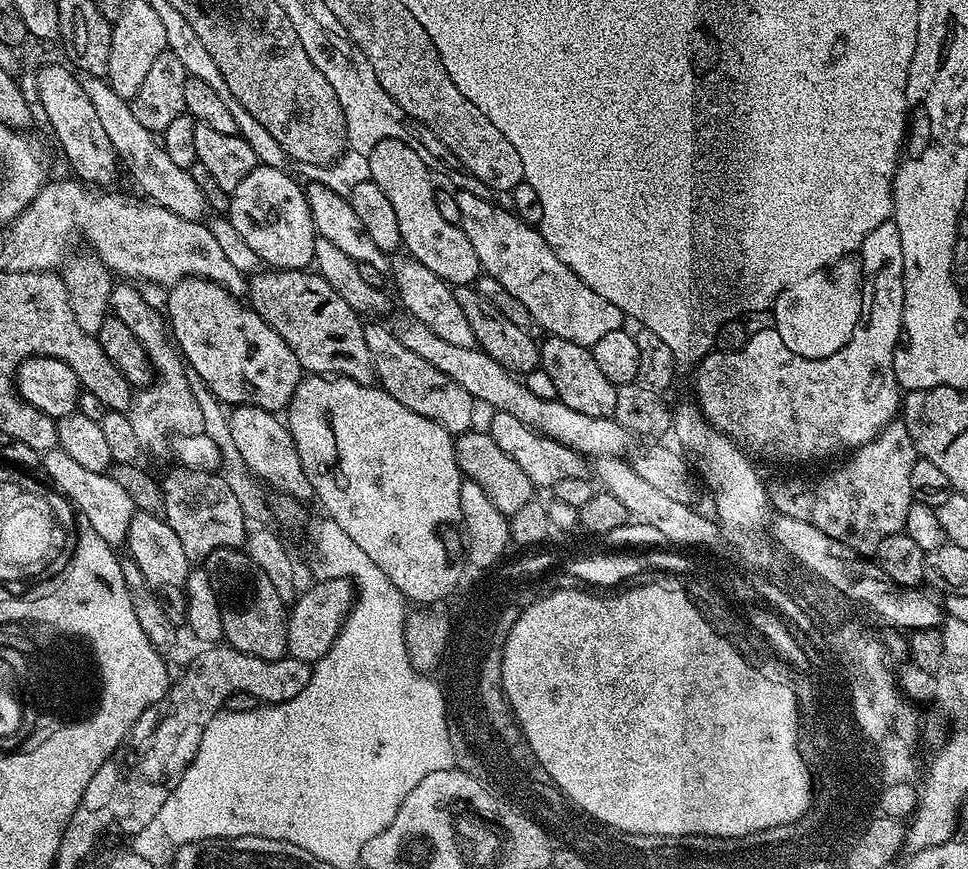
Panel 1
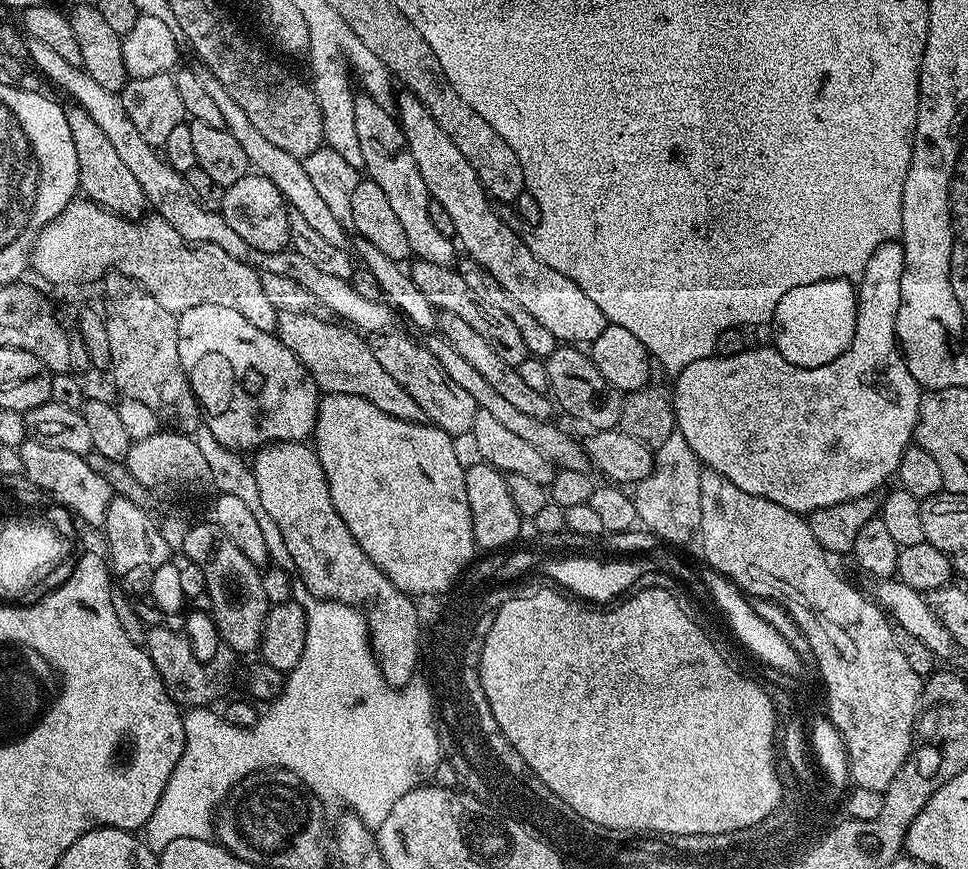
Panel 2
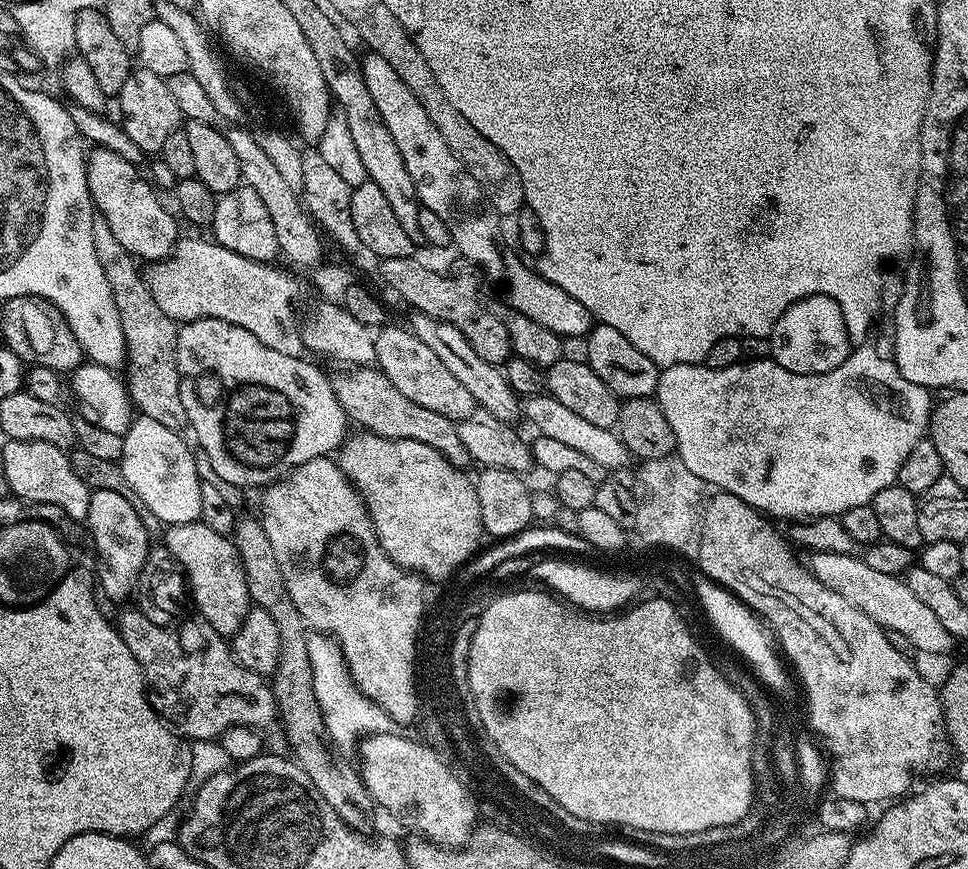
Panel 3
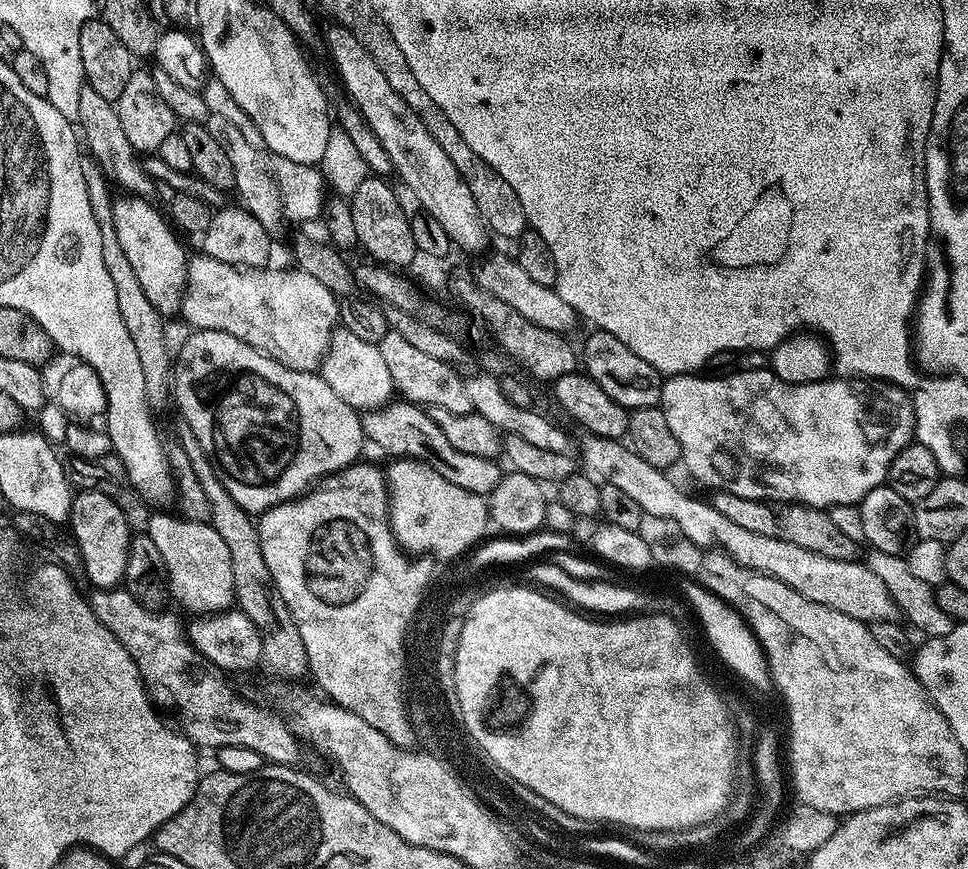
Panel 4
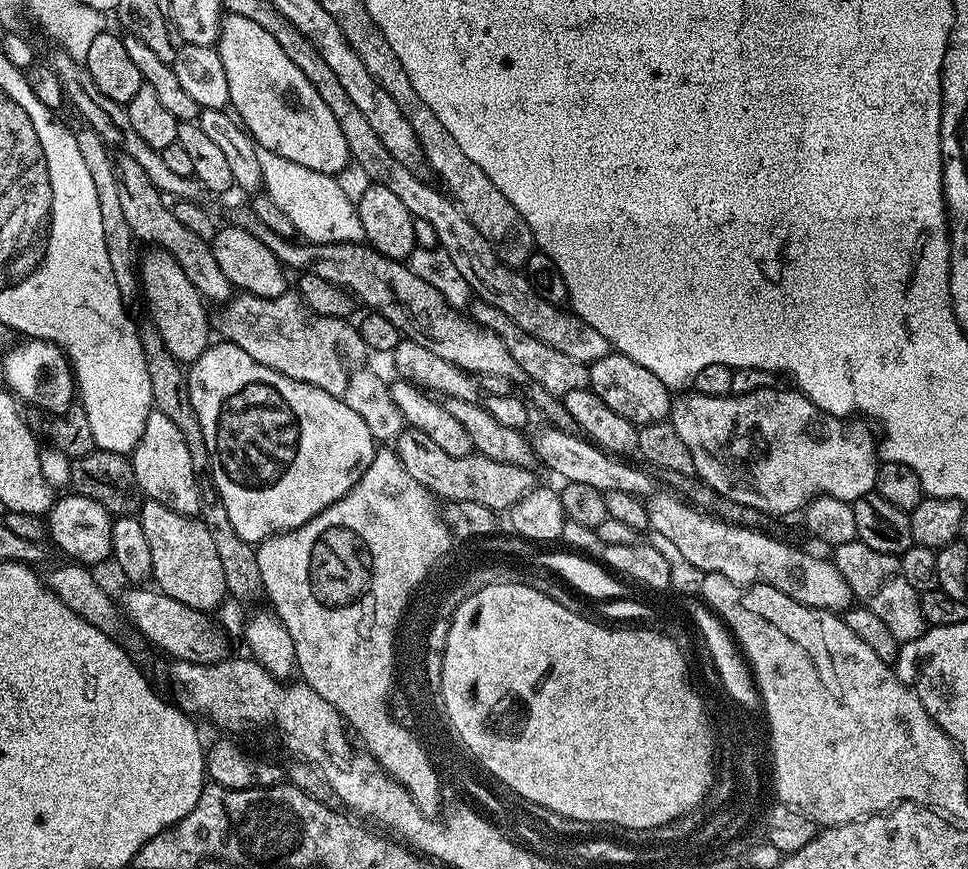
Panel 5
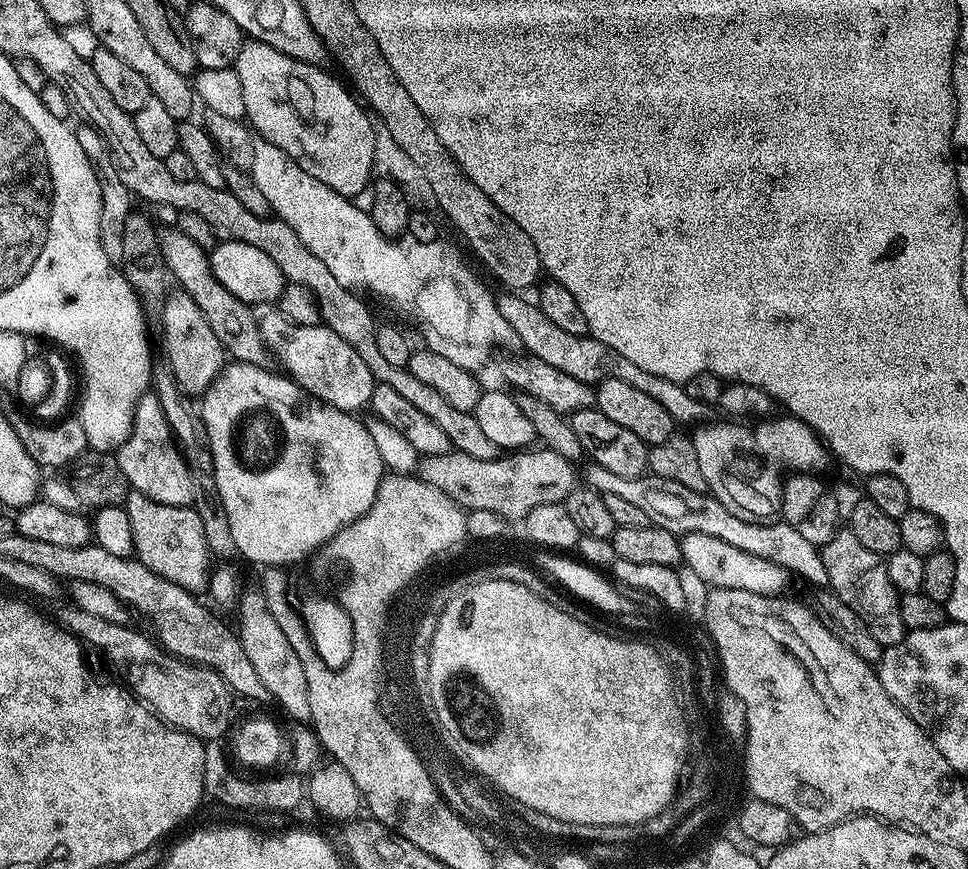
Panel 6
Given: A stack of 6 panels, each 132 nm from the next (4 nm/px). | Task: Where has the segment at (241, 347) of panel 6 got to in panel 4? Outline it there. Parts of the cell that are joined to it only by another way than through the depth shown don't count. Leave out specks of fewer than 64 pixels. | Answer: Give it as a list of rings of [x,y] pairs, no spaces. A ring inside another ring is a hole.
[[[86,86],[82,90],[82,99],[78,105],[78,128],[87,151],[99,162],[104,174],[117,189],[120,187],[125,193],[140,199],[152,198],[151,195],[158,189],[157,183],[146,172],[143,159],[126,139],[126,133],[122,131],[122,122],[118,122],[116,105],[113,101],[102,98],[98,90]]]

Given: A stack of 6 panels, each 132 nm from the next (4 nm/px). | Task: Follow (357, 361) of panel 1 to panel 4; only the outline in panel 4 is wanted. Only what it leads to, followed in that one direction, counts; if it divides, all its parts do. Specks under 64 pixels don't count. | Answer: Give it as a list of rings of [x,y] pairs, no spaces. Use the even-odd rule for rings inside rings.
[[[407,402],[396,403],[386,404],[383,410],[363,413],[364,434],[369,445],[377,444],[382,451],[389,452],[389,457],[392,458],[420,460],[423,464],[429,464],[431,468],[438,470],[438,474],[442,474],[442,478],[454,482],[454,486],[462,486],[462,490],[470,490],[470,494],[487,497],[496,489],[502,475],[502,469],[499,468],[496,460],[478,458],[478,454],[462,454],[462,450],[454,450],[454,446],[450,446],[450,441],[446,439],[446,434],[438,430],[438,422],[434,422],[434,418],[430,418],[421,405]]]

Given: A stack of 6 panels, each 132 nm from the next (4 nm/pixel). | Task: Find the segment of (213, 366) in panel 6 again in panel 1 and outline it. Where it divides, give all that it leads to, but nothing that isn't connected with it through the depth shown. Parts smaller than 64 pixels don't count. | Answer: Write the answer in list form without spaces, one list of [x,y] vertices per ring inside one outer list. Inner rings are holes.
[[[48,64],[36,76],[36,96],[40,99],[40,108],[44,111],[44,116],[48,119],[48,124],[52,127],[52,132],[56,135],[69,166],[72,167],[71,175],[88,186],[111,185],[108,183],[115,178],[116,168],[118,169],[115,148],[110,144],[109,135],[102,130],[102,125],[98,122],[94,105],[80,84],[81,77],[71,67],[61,64]]]

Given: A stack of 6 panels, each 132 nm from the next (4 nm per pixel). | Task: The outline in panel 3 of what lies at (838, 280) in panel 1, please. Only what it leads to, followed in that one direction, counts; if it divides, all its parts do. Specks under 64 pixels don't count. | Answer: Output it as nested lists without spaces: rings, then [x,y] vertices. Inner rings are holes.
[[[826,295],[807,296],[791,304],[778,318],[768,341],[771,359],[796,374],[828,373],[837,369],[852,349],[841,307]]]

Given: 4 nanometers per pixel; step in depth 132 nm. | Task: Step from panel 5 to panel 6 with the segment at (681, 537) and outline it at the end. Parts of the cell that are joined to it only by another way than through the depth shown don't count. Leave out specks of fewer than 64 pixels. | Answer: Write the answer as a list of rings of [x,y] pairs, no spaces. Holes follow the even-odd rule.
[[[694,533],[684,536],[680,541],[684,555],[683,563],[687,571],[702,578],[702,582],[712,588],[729,588],[730,590],[750,590],[750,594],[776,596],[790,580],[787,572],[770,561],[754,557],[744,550],[736,548],[718,538]]]

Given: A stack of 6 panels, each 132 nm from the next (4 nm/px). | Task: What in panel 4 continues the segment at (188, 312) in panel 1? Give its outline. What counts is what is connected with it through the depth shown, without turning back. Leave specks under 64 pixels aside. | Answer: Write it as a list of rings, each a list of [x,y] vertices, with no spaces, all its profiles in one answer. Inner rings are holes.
[[[196,330],[191,334],[193,336],[180,348],[180,357],[177,360],[175,357],[174,379],[170,384],[170,392],[174,397],[174,404],[176,400],[177,406],[180,407],[179,419],[186,421],[190,430],[194,430],[194,434],[198,434],[198,442],[202,442],[202,450],[206,450],[206,454],[212,460],[212,465],[222,486],[226,486],[230,498],[234,498],[234,502],[238,502],[238,506],[242,506],[242,510],[246,510],[250,514],[259,514],[279,504],[286,504],[305,495],[317,482],[323,481],[334,472],[340,472],[342,469],[350,467],[361,459],[360,451],[366,448],[361,413],[346,402],[342,402],[342,398],[338,398],[338,394],[334,394],[334,390],[330,390],[323,375],[315,372],[290,370],[279,364],[274,358],[254,350],[254,346],[246,346],[246,342],[242,342],[242,338],[234,338],[234,334],[222,334],[222,330]]]

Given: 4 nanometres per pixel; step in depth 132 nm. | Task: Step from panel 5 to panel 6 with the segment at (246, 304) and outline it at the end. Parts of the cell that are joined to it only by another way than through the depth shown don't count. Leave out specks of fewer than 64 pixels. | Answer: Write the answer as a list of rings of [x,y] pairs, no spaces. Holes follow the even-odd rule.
[[[277,310],[268,311],[271,312],[259,317],[261,338],[278,364],[281,364],[279,367],[304,391],[317,400],[353,414],[359,413],[359,408],[371,401],[374,383],[372,375],[350,342],[342,342],[342,338],[338,338],[338,334],[334,334],[334,330],[323,323],[300,326]]]

